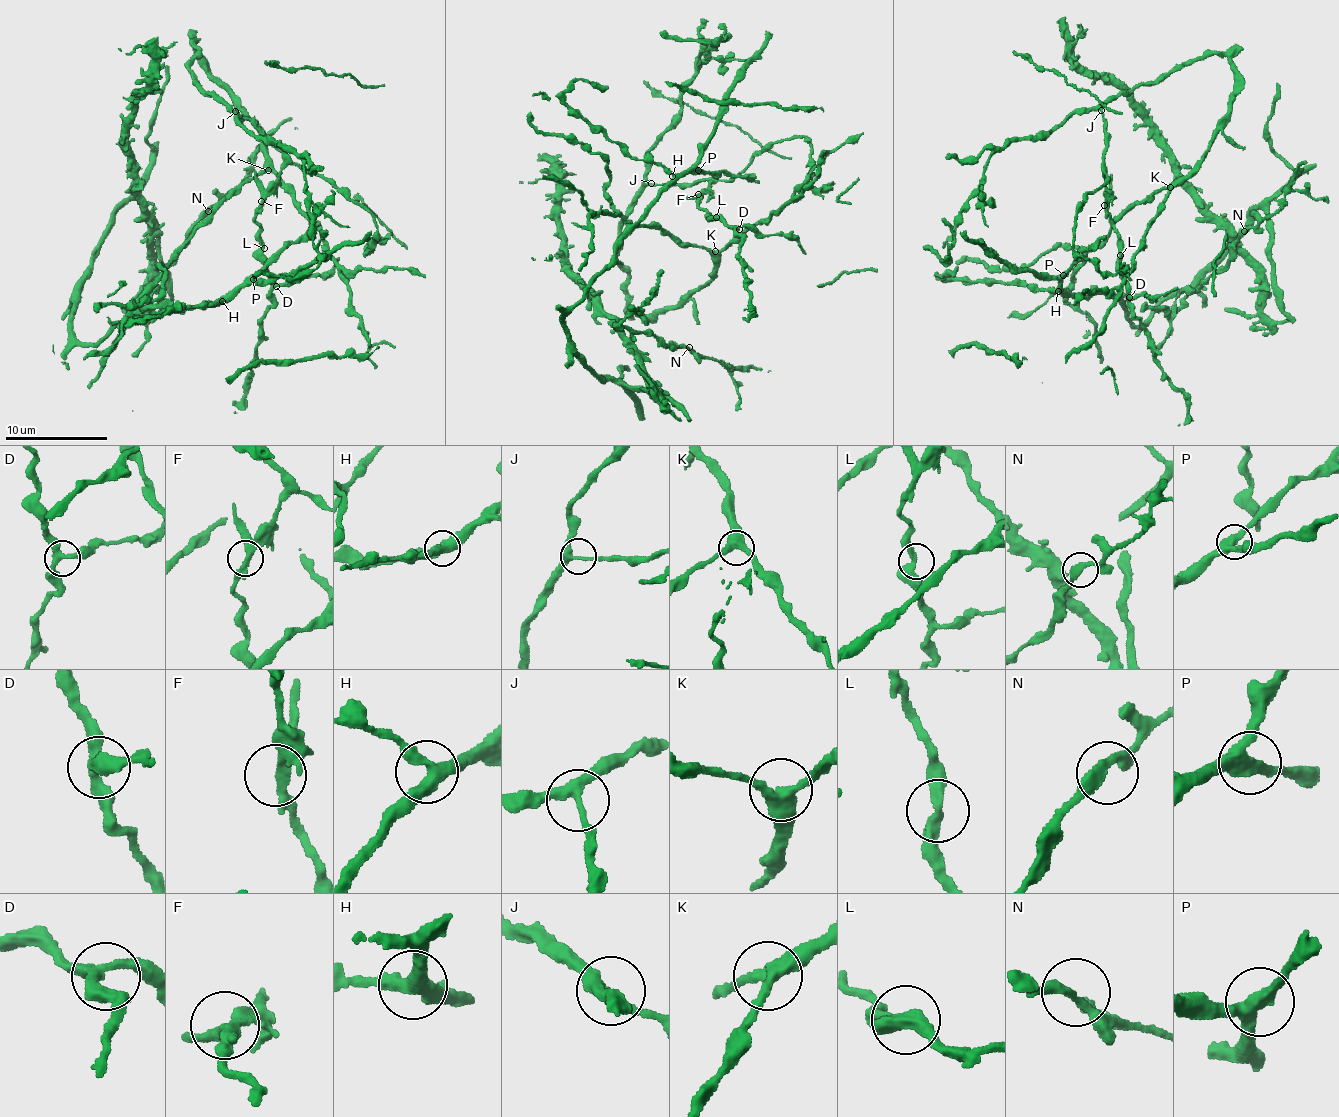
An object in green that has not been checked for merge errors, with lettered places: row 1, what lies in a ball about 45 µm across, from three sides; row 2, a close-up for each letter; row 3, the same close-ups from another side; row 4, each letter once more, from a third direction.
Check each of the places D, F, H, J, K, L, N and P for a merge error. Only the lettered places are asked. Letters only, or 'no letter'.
no letter

